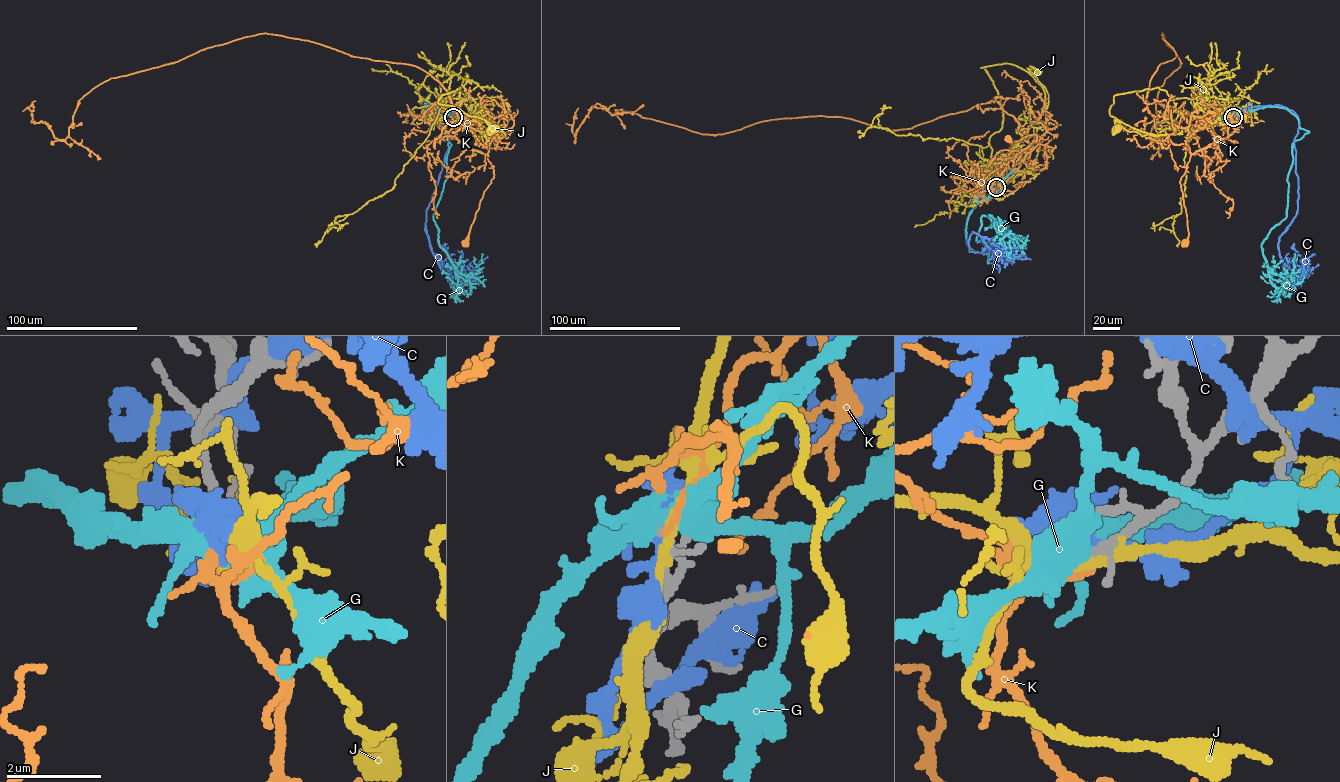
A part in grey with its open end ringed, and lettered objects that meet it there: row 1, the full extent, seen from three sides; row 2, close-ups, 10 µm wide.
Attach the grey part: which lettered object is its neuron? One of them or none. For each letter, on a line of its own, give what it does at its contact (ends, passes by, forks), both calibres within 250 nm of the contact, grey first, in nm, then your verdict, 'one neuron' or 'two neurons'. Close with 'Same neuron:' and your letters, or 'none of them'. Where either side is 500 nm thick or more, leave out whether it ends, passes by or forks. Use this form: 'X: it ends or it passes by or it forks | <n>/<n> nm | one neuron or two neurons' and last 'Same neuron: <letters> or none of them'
C: it passes by | 200/240 nm | two neurons
G: it forks | 150/440 nm | two neurons
J: it passes by | 170/240 nm | two neurons
K: it ends | 140/110 nm | two neurons
Same neuron: none of them

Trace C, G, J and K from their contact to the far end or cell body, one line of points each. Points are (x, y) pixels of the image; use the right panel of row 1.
C: (1233, 116), (1246, 108), (1277, 104), (1297, 116), (1297, 210), (1278, 244), (1285, 274), (1297, 278), (1305, 256)
G: (1233, 116), (1286, 108), (1309, 131), (1292, 147), (1286, 217), (1261, 245), (1267, 268), (1284, 278), (1294, 253)
J: (1233, 116), (1226, 115), (1202, 129), (1177, 134), (1148, 134), (1118, 121), (1115, 123), (1117, 128)
K: (1233, 117), (1230, 120), (1235, 131), (1192, 154), (1180, 180), (1189, 233), (1185, 242)

